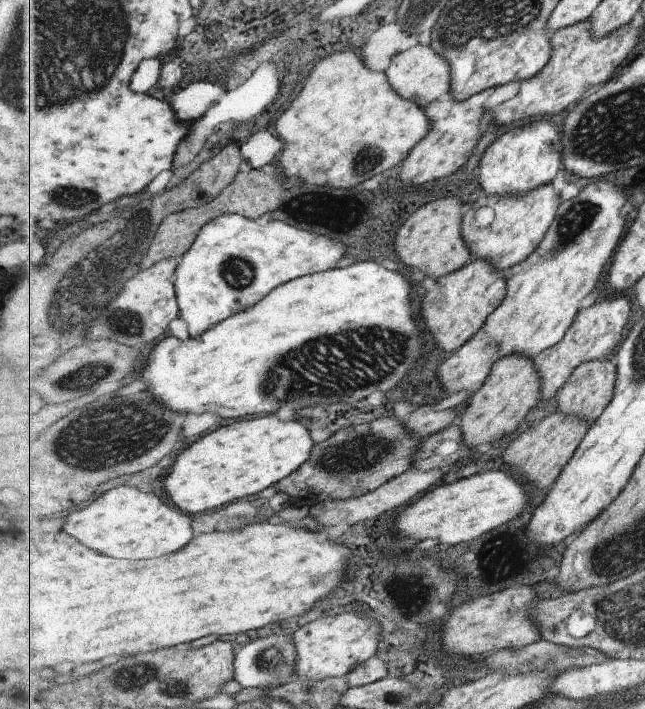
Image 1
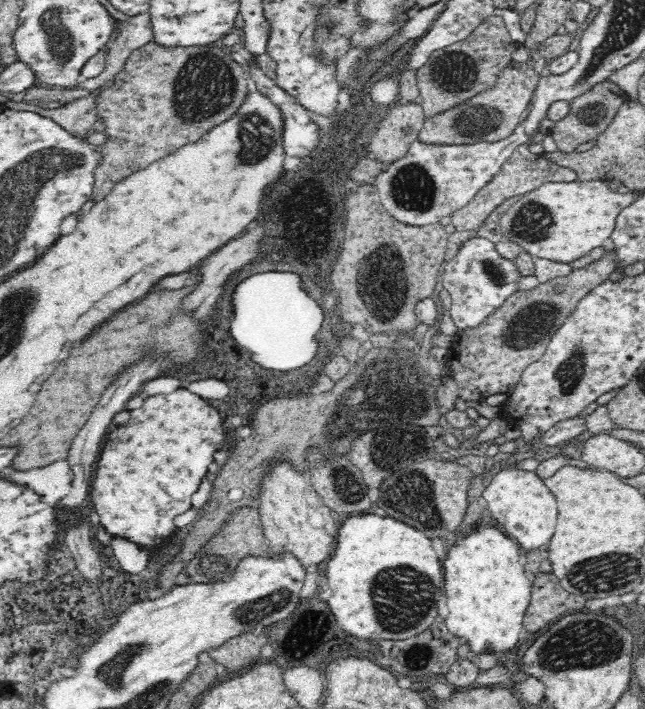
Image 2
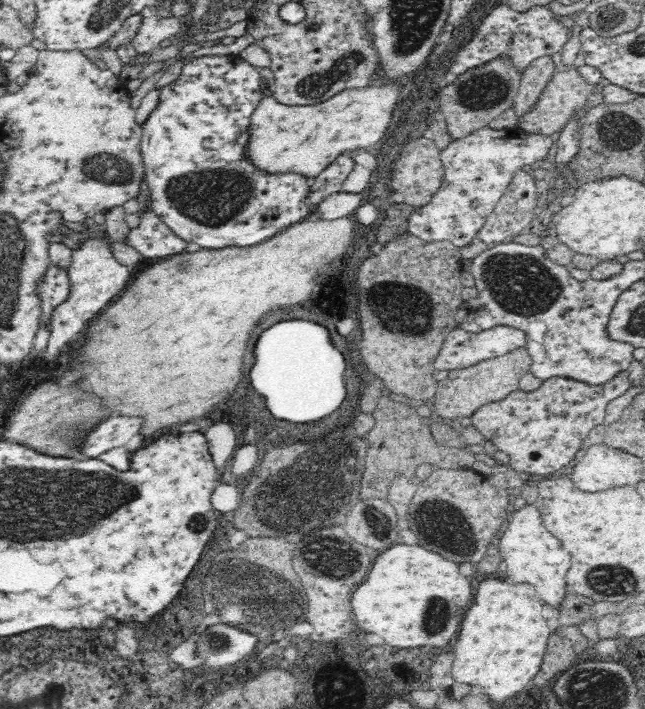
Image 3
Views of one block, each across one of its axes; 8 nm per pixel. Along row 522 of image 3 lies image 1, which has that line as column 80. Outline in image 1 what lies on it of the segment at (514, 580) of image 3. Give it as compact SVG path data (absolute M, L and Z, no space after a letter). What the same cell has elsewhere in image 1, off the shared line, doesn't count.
M120 486L108 490L88 503L62 514L63 531L87 548L115 558L157 558L185 548L193 537L193 517L171 500L141 492L136 487Z

